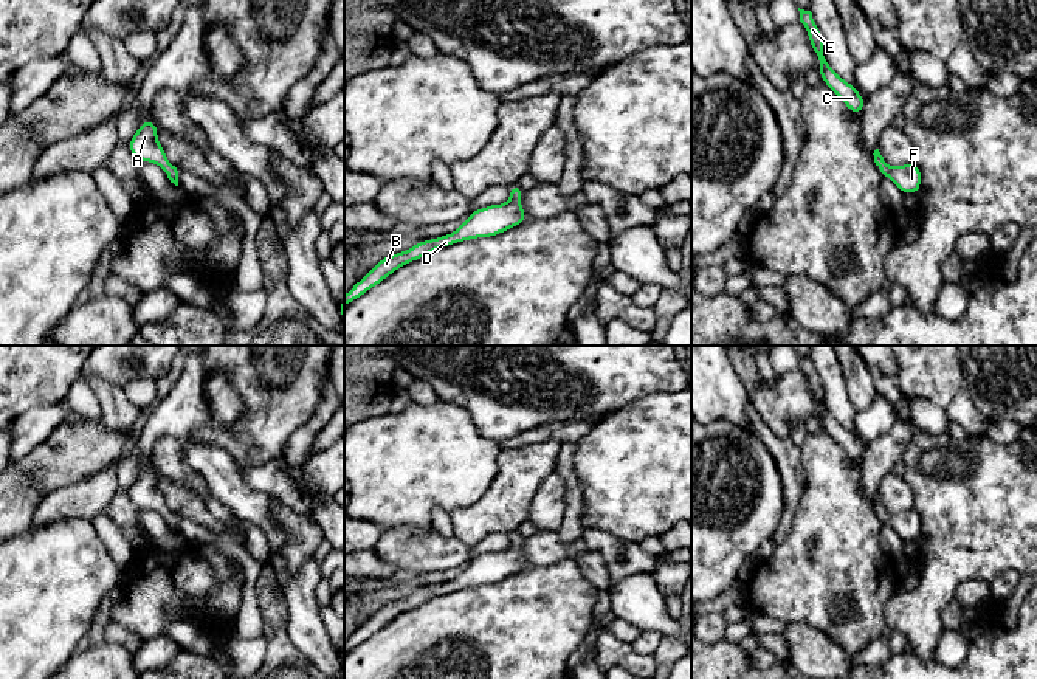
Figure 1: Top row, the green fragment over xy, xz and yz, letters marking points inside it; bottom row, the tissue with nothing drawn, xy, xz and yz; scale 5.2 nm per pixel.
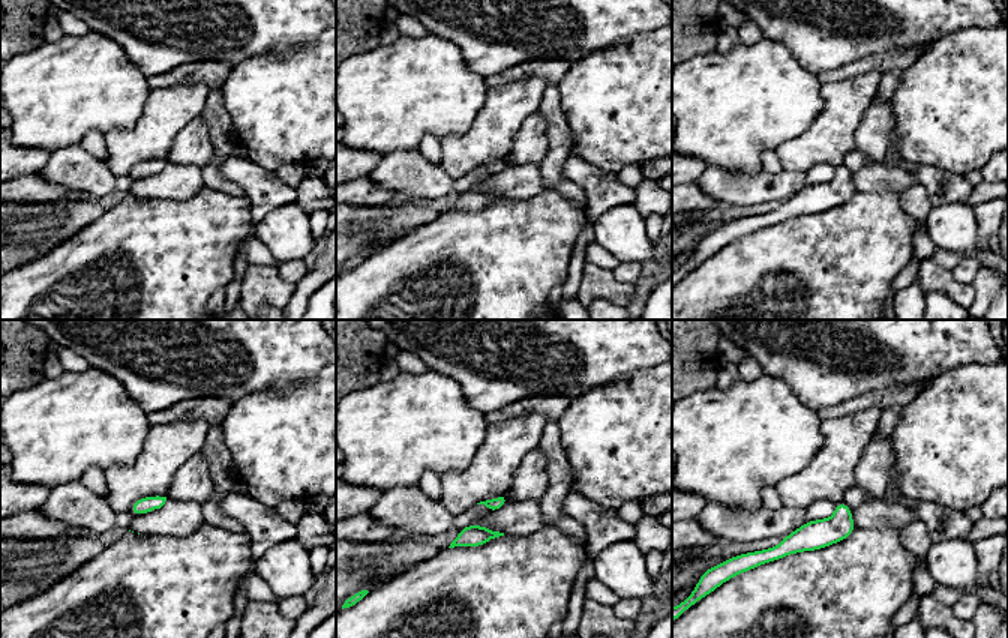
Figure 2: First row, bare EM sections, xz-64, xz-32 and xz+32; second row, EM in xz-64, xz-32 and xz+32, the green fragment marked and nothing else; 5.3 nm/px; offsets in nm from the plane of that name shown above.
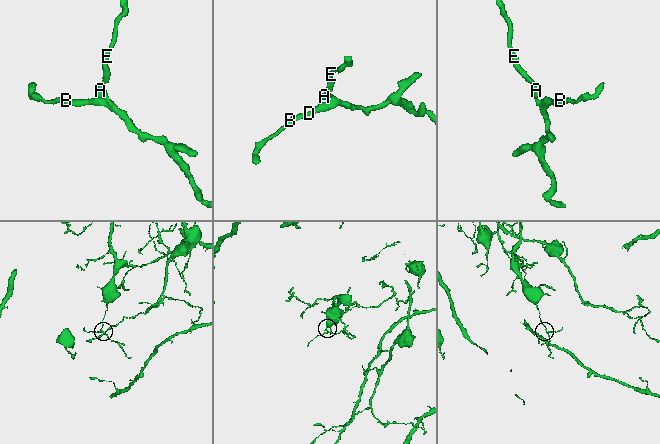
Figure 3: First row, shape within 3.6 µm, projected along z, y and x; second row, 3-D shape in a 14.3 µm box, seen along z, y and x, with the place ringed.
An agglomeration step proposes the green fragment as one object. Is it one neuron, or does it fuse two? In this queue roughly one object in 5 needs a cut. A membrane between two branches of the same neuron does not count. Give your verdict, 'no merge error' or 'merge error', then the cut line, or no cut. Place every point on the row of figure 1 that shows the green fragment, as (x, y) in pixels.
no merge error; no cut

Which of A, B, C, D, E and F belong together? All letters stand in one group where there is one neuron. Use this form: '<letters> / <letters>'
A B C D E F

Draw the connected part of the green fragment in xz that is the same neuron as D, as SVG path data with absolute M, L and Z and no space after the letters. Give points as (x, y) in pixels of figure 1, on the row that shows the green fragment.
M516 183L507 186L512 198L504 205L490 205L473 211L467 220L453 233L431 240L422 240L412 248L383 257L363 279L360 279L344 296L344 307L363 296L372 287L384 281L397 268L408 265L436 250L477 237L493 237L518 226L527 220L519 200L524 189Z

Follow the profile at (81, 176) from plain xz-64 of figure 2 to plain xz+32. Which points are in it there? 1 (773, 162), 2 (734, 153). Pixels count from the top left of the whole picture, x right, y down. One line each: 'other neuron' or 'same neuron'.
1: other neuron
2: other neuron

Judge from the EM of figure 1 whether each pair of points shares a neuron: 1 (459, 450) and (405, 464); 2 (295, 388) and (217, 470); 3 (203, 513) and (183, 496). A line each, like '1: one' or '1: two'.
1: one
2: two
3: one

